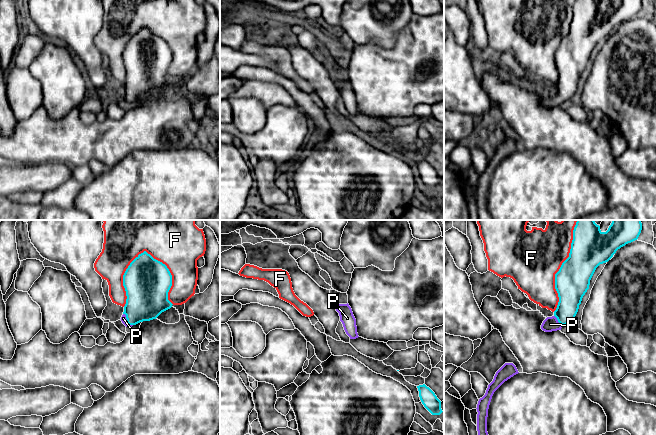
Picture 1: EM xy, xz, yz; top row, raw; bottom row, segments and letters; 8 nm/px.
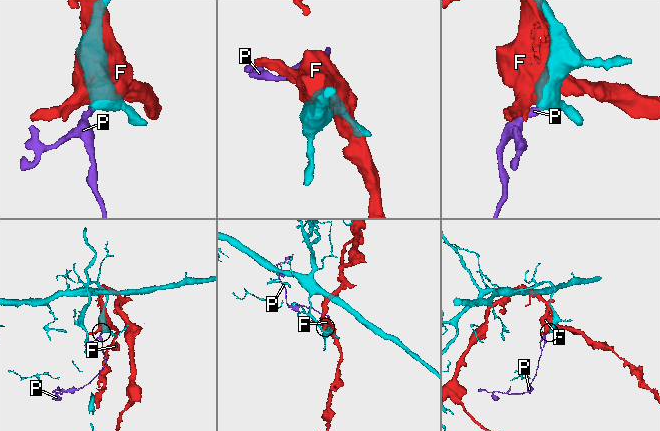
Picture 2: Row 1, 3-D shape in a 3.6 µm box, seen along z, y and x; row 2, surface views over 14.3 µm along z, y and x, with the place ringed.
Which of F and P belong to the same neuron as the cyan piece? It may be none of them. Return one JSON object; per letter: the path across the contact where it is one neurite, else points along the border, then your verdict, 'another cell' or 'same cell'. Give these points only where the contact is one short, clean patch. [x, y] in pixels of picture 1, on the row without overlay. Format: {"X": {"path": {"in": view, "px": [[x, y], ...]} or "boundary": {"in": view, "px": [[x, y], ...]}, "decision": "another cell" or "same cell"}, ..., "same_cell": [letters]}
{"F": {"decision": "another cell"}, "P": {"path": {"in": "xy", "px": [[147, 72], [127, 96], [123, 94]]}, "decision": "same cell"}, "same_cell": ["P"]}

